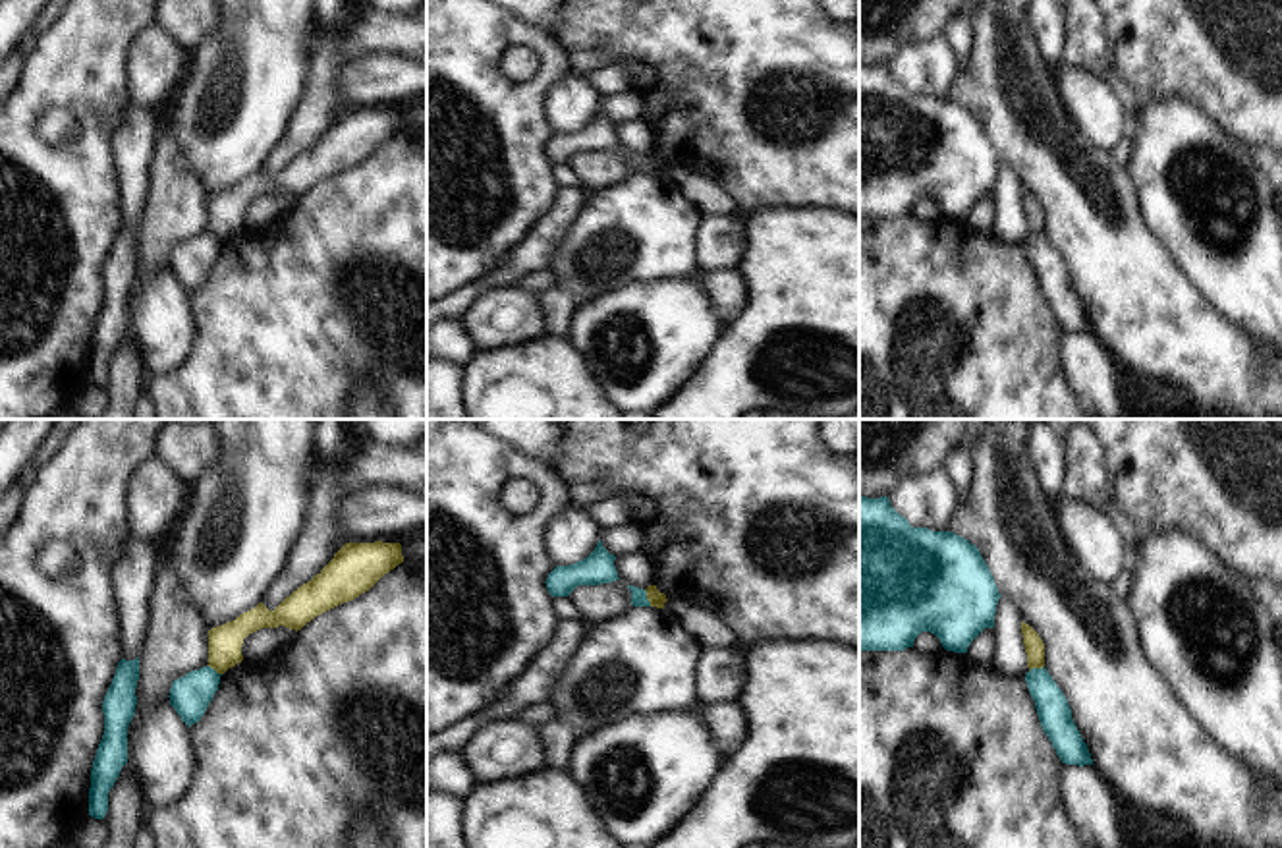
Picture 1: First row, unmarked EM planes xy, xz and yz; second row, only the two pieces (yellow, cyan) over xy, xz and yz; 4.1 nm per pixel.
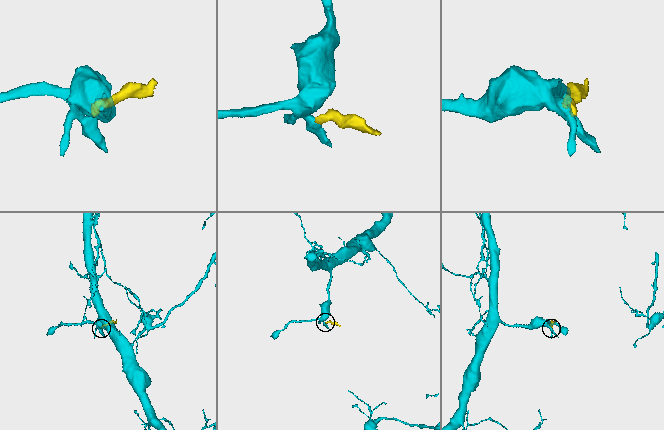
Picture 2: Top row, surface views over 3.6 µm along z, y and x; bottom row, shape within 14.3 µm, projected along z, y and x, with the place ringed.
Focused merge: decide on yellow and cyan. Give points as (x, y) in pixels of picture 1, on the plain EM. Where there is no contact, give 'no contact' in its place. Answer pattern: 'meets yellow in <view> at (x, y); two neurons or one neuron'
meets yellow in xz at (647, 165); two neurons

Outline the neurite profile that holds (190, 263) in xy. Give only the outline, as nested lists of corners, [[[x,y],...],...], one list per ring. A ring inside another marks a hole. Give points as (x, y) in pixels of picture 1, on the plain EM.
[[[203,234],[191,238],[185,243],[172,249],[170,255],[170,272],[187,292],[187,296],[201,288],[209,270],[212,269],[220,243],[214,236]]]

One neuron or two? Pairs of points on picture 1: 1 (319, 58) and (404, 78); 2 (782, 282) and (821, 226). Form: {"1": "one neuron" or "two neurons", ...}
{"1": "two neurons", "2": "one neuron"}

